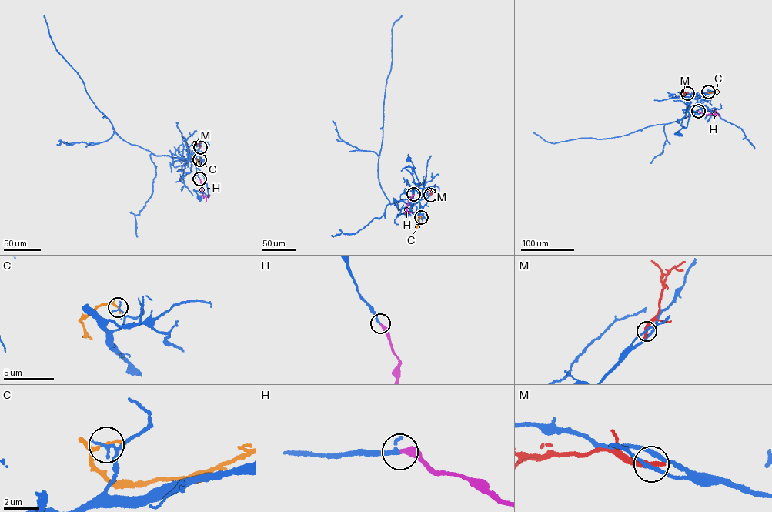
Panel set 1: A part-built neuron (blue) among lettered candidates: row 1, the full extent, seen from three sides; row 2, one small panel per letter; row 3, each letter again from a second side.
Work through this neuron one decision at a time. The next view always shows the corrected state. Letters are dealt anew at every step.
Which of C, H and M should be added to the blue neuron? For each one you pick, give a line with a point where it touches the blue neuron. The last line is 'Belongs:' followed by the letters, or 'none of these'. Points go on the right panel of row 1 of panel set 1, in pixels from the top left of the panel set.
H: contact (698, 111)
Belongs: H

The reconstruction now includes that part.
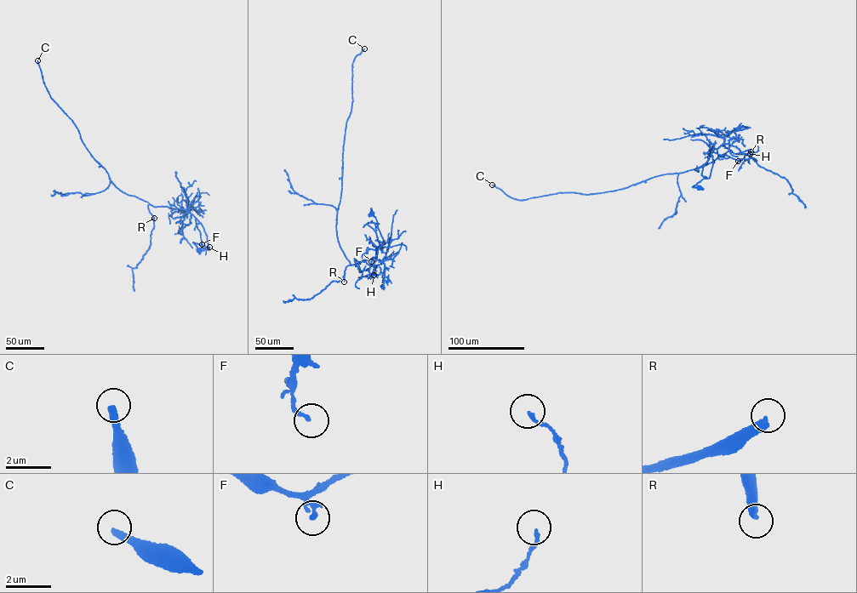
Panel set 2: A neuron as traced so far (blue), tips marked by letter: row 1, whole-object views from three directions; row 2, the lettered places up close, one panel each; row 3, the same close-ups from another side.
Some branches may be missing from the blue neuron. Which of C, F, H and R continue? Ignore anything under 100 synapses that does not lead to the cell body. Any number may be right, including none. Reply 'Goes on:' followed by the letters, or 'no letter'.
Goes on: C, R

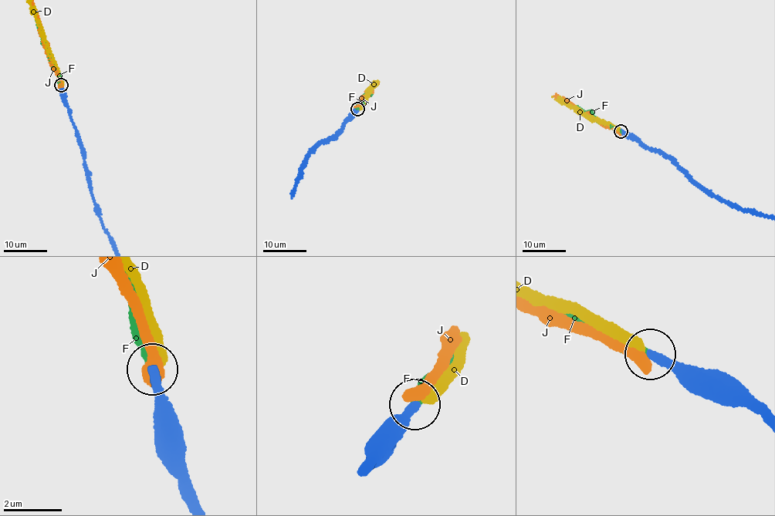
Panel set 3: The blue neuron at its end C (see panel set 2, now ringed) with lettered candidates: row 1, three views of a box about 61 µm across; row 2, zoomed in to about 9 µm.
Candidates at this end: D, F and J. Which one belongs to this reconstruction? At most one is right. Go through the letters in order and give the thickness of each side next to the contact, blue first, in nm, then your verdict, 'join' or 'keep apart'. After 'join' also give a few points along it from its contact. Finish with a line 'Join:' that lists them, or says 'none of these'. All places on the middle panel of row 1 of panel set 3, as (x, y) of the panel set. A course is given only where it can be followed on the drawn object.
D: 320 nm thick on the blue side, 360 nm on the other; keep apart
F: 320 nm thick on the blue side, 360 nm on the other; join
J: 320 nm thick on the blue side, 480 nm on the other; keep apart
Join: F

